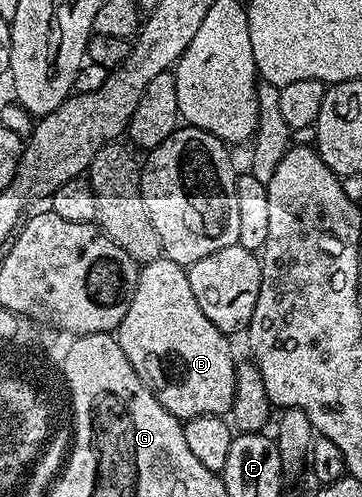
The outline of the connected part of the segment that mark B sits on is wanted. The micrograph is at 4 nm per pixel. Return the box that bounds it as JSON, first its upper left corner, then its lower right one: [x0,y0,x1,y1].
[115,257,237,421]

